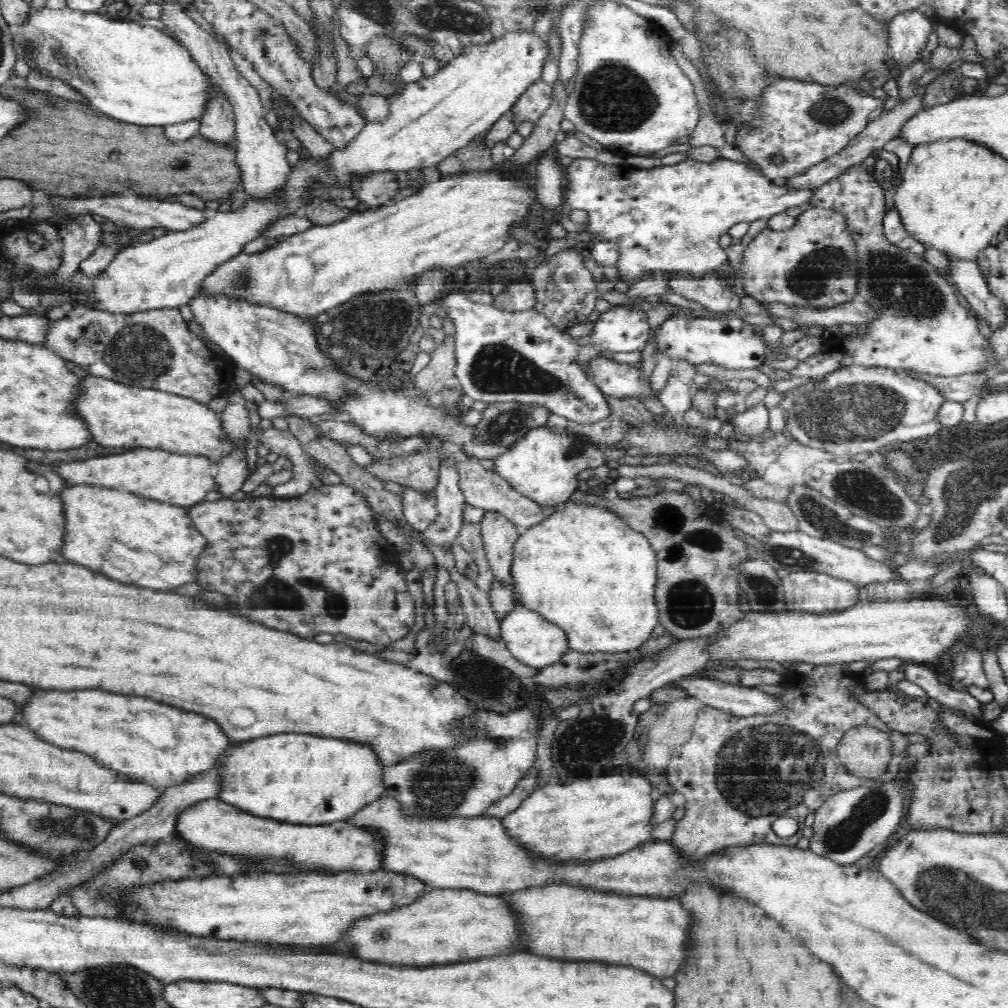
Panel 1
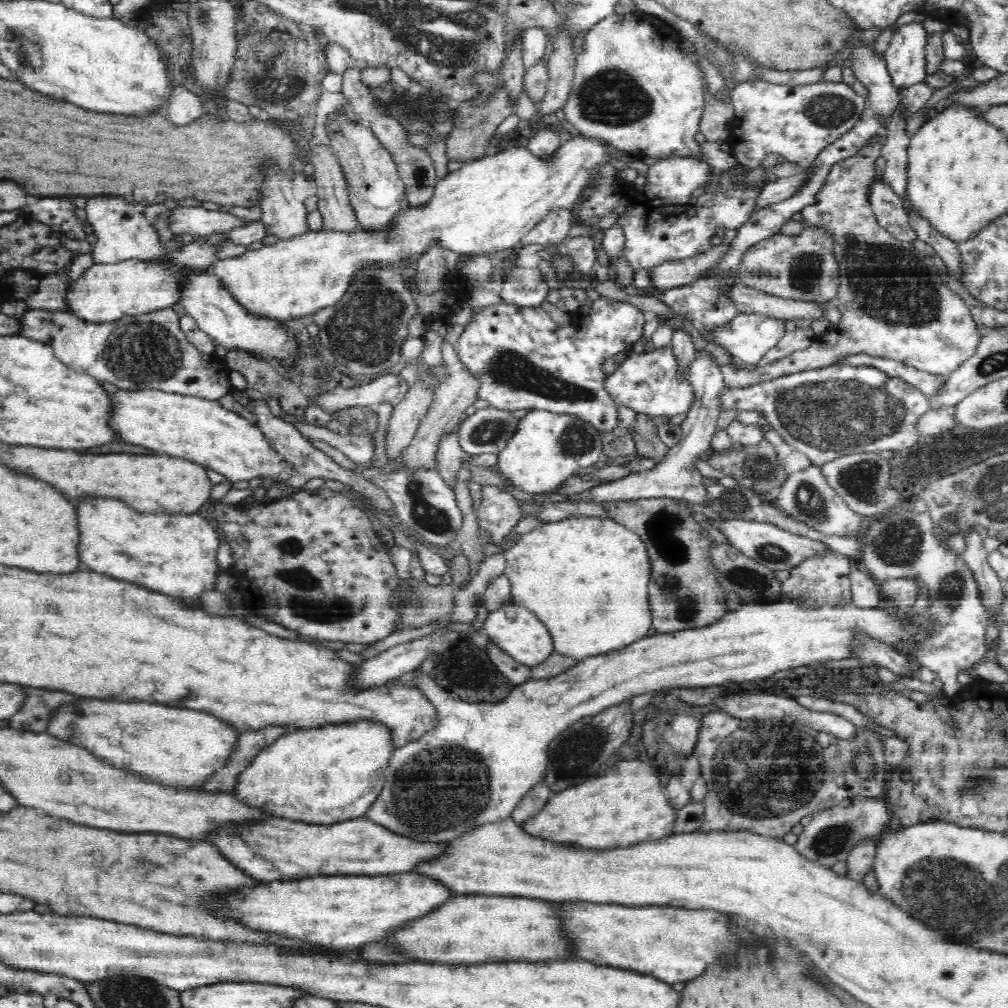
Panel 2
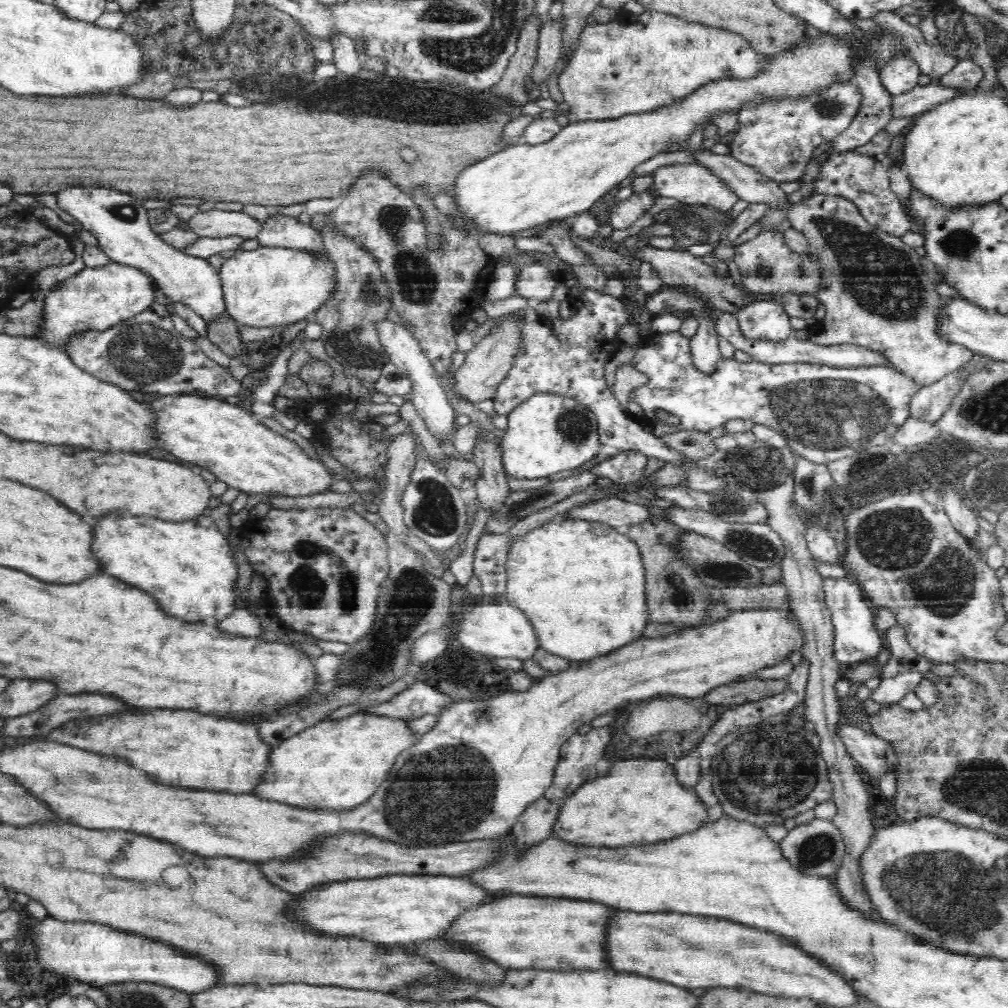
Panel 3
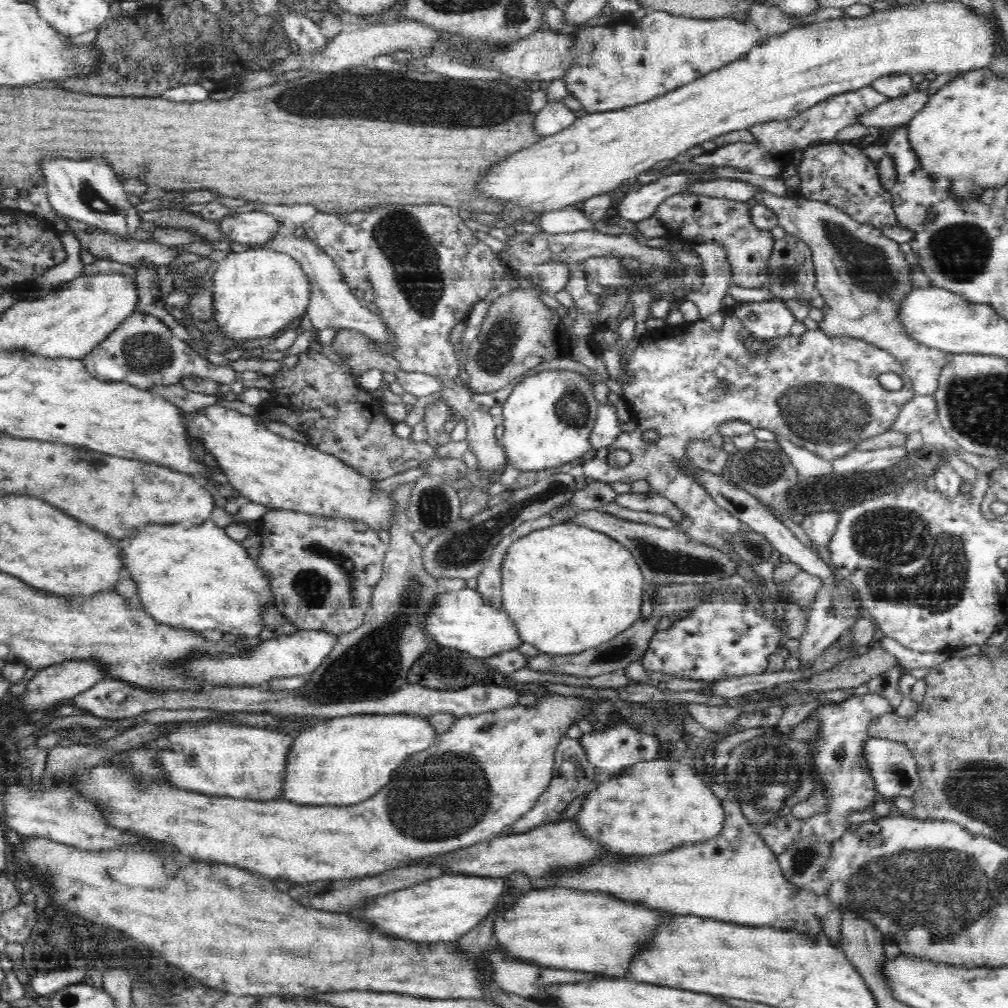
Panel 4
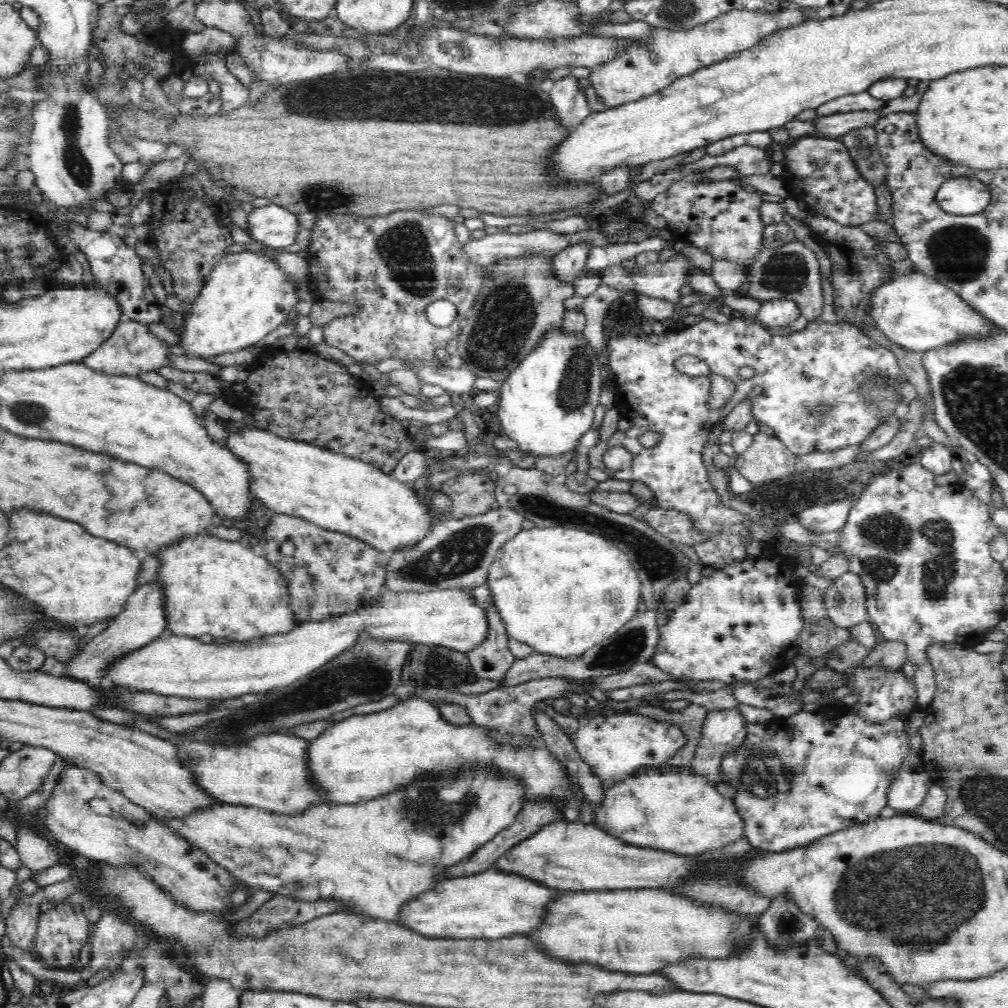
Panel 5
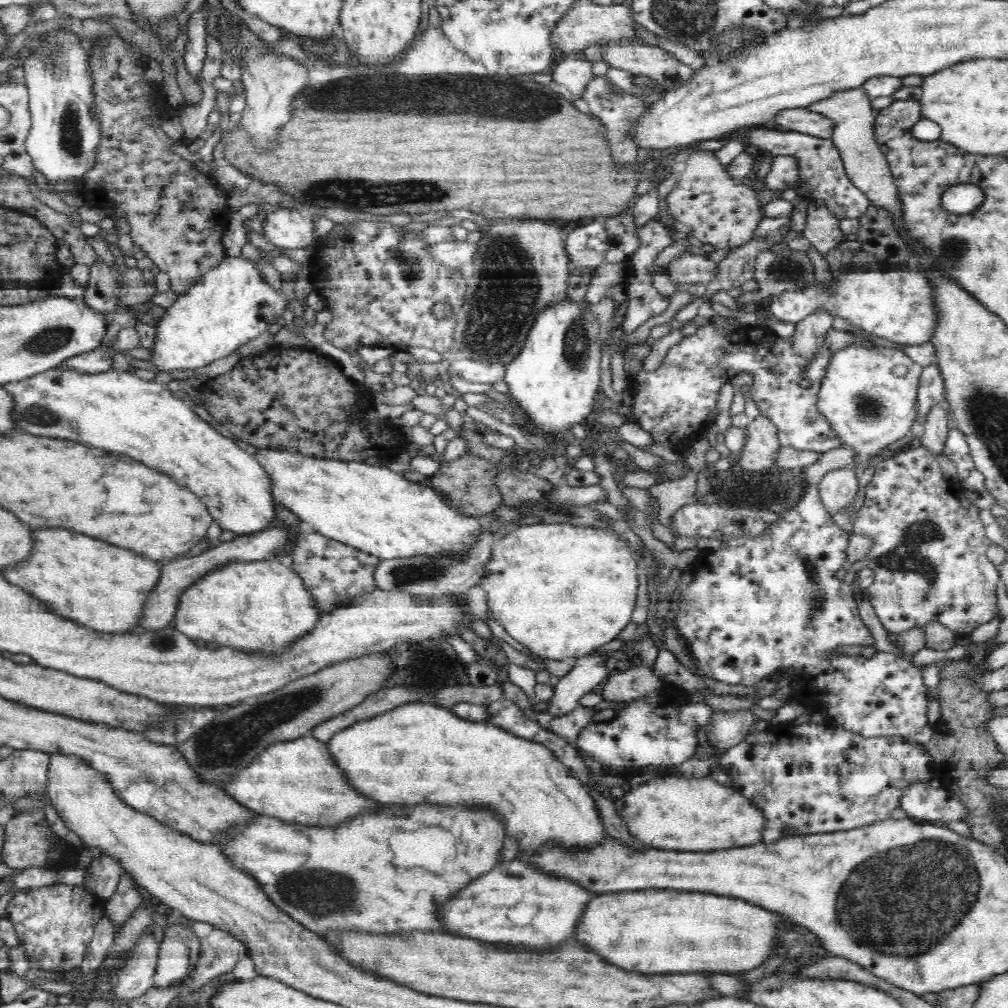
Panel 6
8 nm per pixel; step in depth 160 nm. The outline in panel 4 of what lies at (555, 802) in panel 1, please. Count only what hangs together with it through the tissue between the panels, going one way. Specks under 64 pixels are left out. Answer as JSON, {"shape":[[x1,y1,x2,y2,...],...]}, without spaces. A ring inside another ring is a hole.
{"shape":[[675,758,639,761,626,767,618,776,596,786,596,790,586,793,580,814,571,822,575,830,586,835,591,842,602,842,604,848,612,852,668,852,674,848,674,844,686,844,686,840,706,840,706,836,715,836,714,832,718,833,718,828,722,829,722,822,726,820,725,803,714,795,710,784,704,782,692,765,680,764]]}

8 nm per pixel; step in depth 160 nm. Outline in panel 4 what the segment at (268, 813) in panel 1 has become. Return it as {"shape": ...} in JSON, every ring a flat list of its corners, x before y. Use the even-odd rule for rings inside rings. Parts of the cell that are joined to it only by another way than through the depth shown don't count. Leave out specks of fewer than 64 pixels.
{"shape":[[361,714,318,721,291,742,279,798,320,806,362,802,386,786,398,764,430,748,435,734,427,717,414,714]]}

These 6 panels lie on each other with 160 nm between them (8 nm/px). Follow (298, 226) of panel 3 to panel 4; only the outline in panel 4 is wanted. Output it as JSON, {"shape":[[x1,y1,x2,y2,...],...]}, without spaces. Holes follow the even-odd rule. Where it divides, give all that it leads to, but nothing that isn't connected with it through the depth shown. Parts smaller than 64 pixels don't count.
{"shape":[[279,231,274,234,272,240,264,242,261,247,289,254,301,264,313,288,312,298,309,300,309,307,305,314,310,318,314,329,319,330,330,327,337,330,353,329,359,333,364,333,372,340,385,343,388,347,393,346,390,333,384,326,380,316,372,313,363,301,354,297,337,264,318,244,312,242,307,236,296,237,294,234]]}

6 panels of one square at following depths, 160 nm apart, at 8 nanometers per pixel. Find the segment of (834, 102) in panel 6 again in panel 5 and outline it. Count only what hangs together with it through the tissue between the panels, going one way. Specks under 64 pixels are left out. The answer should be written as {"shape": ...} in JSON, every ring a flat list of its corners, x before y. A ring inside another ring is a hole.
{"shape":[[872,127,851,130,842,136,854,167,860,177,877,190,887,183,887,167,877,148,876,131]]}

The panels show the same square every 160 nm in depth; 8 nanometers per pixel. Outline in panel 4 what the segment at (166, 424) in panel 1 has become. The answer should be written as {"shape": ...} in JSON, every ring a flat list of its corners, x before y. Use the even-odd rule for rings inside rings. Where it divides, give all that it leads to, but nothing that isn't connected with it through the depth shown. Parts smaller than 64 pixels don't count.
{"shape":[[210,406,208,410,186,414,183,430,188,428,190,438,204,440,208,452,218,460,218,466,226,474,234,490,240,494,242,501,250,500,270,509,286,509,296,512,313,513,314,516,350,517,353,520,364,521,378,530,389,530,391,517,391,492,374,489,374,480,363,478,358,471,351,470,342,460,334,455,320,451,317,447,308,446,296,440,289,440,267,430,262,424,250,416,228,410,224,406]]}

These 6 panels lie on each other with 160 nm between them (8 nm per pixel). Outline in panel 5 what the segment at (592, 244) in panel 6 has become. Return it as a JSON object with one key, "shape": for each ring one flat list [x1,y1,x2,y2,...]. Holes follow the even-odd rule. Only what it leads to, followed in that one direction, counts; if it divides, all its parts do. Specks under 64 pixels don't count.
{"shape":[[578,241,557,252,552,257,552,269,557,280,573,284,579,277,585,276,586,260,588,260,590,248,593,247,588,242]]}

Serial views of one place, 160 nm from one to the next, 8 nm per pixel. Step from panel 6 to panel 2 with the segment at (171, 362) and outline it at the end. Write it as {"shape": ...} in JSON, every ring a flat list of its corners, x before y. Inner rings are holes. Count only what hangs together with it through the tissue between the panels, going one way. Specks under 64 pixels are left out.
{"shape":[[572,136,570,140,564,141,564,144,550,156,550,158,539,158,532,154,525,146,509,147,494,156,487,156,480,160,472,160,466,163,459,170,456,170,442,180,436,182,434,193,431,195,431,200,422,206,408,206,406,210,399,210,396,216,392,218,392,224,388,224,386,228,366,230,358,228,358,230,344,231,344,230,318,230,299,233,298,236,291,237,290,240,279,240,272,245,264,245,259,250,246,251,240,256,232,258,221,258,216,260,212,267,209,268,210,274,220,281,224,288,230,291,230,294,238,301,238,304,244,305,250,313,264,313,265,316,277,317,278,320,288,320,304,315,313,315,314,312,320,311,321,308,329,307,338,300,342,299,349,288,353,286,354,279,360,275,364,270,370,268,398,268,403,264,408,264,408,260,417,260,426,254,430,248,434,246,441,246,448,251,454,251,454,254,490,254,490,252,498,252,498,250,506,250,517,246,519,240,528,231,534,229,549,213,557,211,558,209,566,209,573,211,574,206,578,204,579,197,582,196,583,189,590,184,592,178,599,176,599,167,609,164,610,154,608,151,610,145,602,144,598,140,587,139,586,136]]}

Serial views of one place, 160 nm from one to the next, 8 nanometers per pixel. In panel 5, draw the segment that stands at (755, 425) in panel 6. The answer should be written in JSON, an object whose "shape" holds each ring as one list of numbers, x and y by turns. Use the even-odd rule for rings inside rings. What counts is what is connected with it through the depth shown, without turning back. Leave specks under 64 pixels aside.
{"shape":[[764,432,753,435,750,446,738,455,733,466,752,485,788,477,799,469,796,455,778,437]]}

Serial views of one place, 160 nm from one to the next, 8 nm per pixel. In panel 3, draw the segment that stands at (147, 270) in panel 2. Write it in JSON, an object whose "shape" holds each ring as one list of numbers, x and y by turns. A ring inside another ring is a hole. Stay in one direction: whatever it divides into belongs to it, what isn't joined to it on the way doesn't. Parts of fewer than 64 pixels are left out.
{"shape":[[109,263,86,267,75,276,60,282,58,289,45,296,42,334,35,338,52,348,61,348,61,344,72,333,92,328,110,328,150,308,154,304,155,289,158,289,157,284,148,273,127,264]]}

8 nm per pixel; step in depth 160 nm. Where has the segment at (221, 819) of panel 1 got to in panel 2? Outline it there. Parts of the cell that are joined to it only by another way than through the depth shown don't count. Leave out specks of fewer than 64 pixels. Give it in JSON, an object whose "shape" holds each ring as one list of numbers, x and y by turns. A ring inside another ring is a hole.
{"shape":[[366,816,329,825,270,818,240,830,232,826,220,830,212,842,232,865,258,882,295,880,308,876,410,873,420,861,427,861,443,851,434,848,435,843,398,836,398,833,386,830]]}

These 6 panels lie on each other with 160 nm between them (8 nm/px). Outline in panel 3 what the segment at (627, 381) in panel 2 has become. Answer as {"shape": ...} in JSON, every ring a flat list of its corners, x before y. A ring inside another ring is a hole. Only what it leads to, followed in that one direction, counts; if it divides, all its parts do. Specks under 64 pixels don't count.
{"shape":[[676,332,642,337,636,354,629,362,634,369,646,375,644,386,630,392,630,401,642,406,644,415,650,419,653,435,662,439,664,435,690,430,708,433,724,425,728,420,750,420,753,425,760,424,785,437,786,444,798,456,816,464,827,464,836,457,842,458,870,447,891,446,898,428,909,420,909,404,916,396,918,386,909,376,890,365,870,365,857,367,828,366,820,363,791,362,782,364,740,363,736,358,722,357,715,371,708,374,698,371,690,352,690,339],[654,410,666,410,678,416,680,424,669,426,654,415]]}

